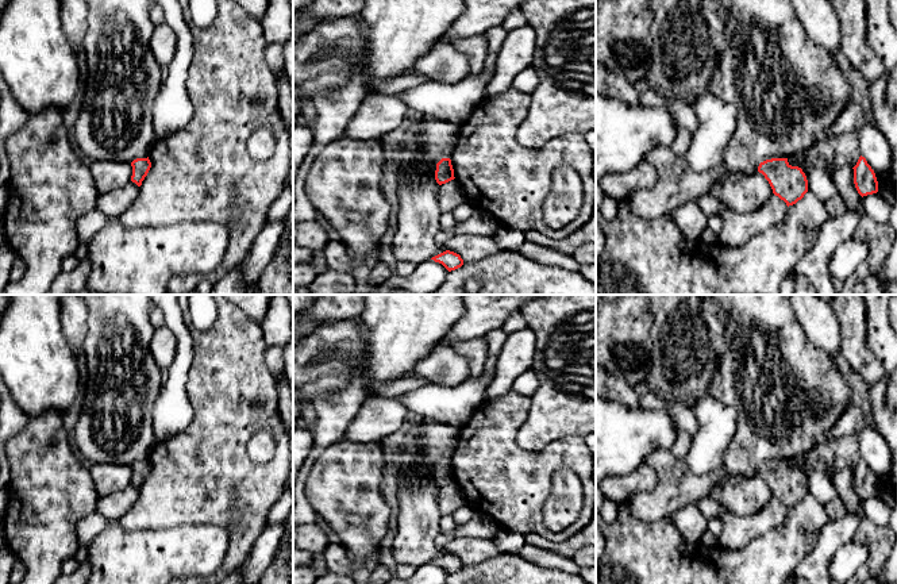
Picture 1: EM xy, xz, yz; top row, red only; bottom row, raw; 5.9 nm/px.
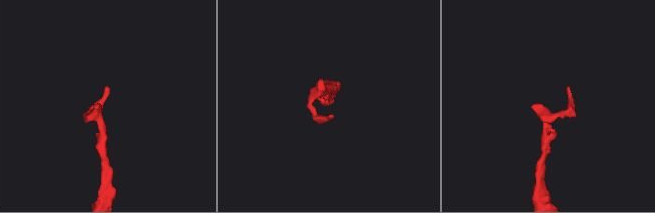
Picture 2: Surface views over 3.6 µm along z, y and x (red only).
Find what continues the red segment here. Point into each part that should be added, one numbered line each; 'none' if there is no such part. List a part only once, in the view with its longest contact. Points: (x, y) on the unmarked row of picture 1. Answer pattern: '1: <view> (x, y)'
none

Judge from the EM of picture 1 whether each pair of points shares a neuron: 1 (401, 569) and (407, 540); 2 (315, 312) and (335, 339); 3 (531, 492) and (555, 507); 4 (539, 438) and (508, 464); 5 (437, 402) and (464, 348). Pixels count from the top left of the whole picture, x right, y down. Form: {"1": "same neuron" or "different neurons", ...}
{"1": "different neurons", "2": "different neurons", "3": "different neurons", "4": "different neurons", "5": "different neurons"}

